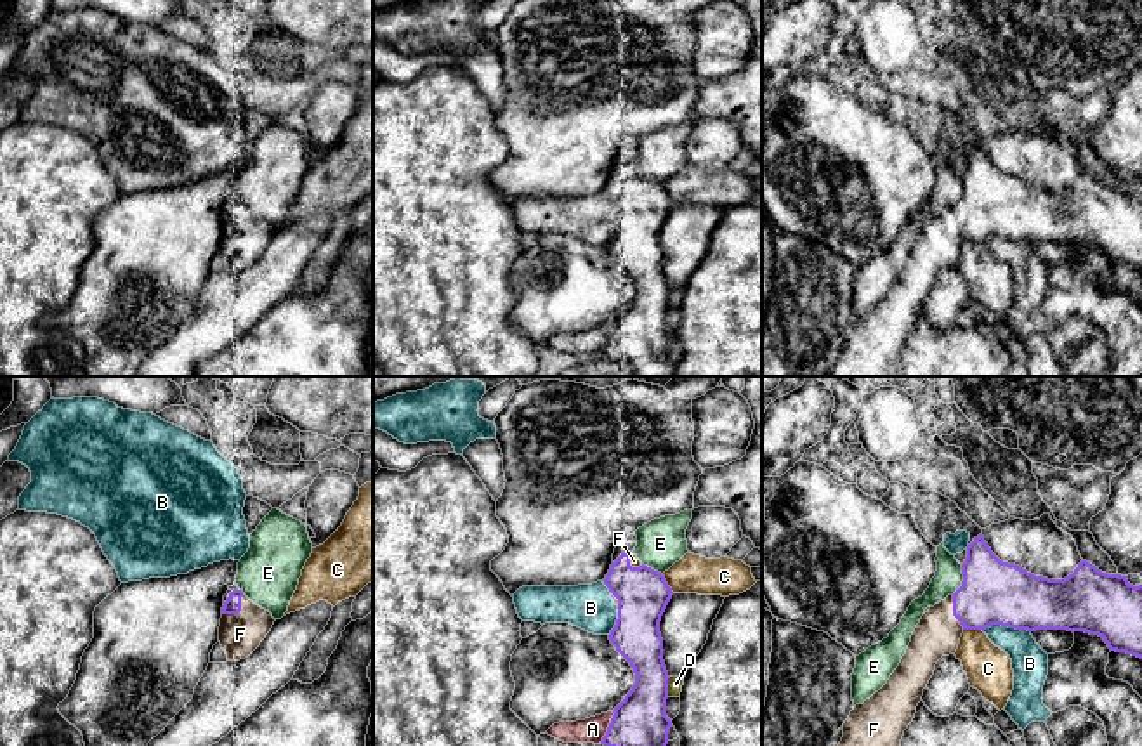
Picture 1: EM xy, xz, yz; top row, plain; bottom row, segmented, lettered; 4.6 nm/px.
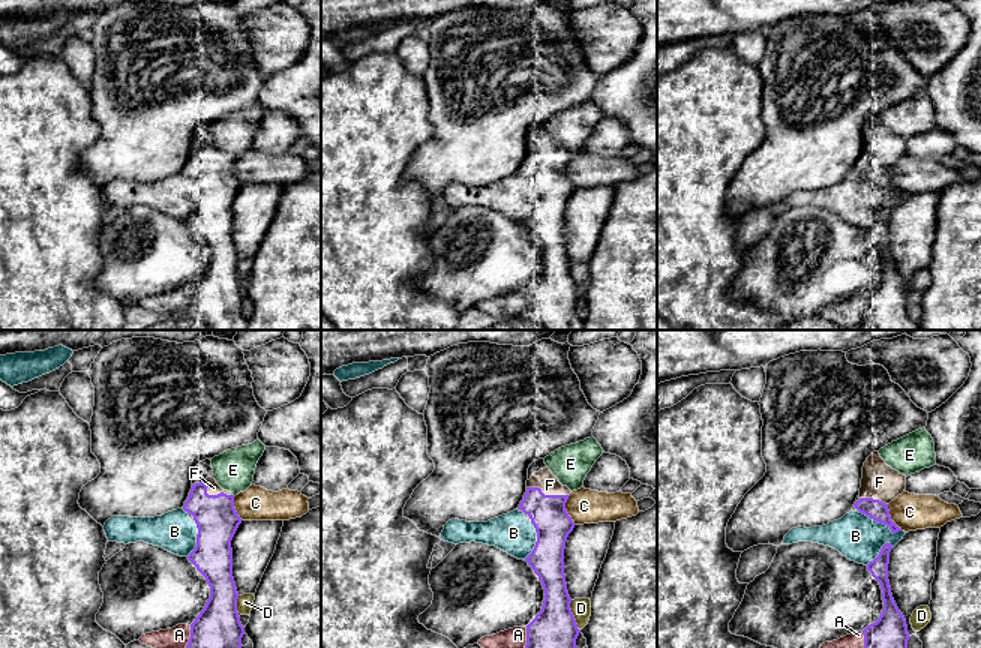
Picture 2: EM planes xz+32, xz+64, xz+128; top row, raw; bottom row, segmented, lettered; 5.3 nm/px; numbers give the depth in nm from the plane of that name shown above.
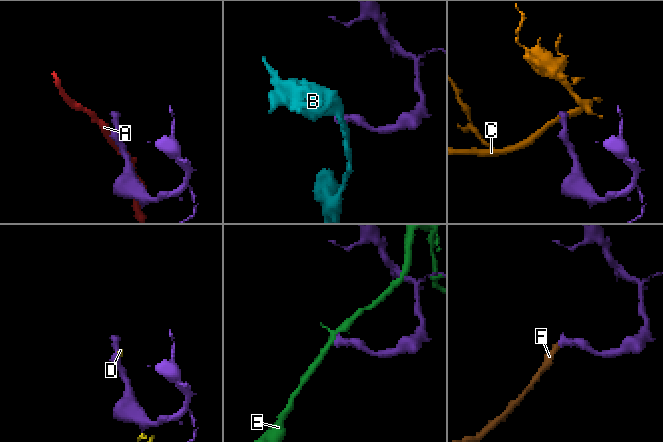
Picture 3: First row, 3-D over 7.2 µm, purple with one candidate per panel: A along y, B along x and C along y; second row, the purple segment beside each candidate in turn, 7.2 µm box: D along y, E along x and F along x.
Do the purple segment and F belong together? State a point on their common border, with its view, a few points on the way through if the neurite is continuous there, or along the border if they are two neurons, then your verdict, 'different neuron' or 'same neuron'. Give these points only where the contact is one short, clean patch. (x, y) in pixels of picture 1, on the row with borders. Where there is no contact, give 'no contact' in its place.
xy (238, 611) | same neuron

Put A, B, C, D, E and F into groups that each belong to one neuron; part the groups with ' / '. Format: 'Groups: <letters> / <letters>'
Groups: A / B / C / D E / F

